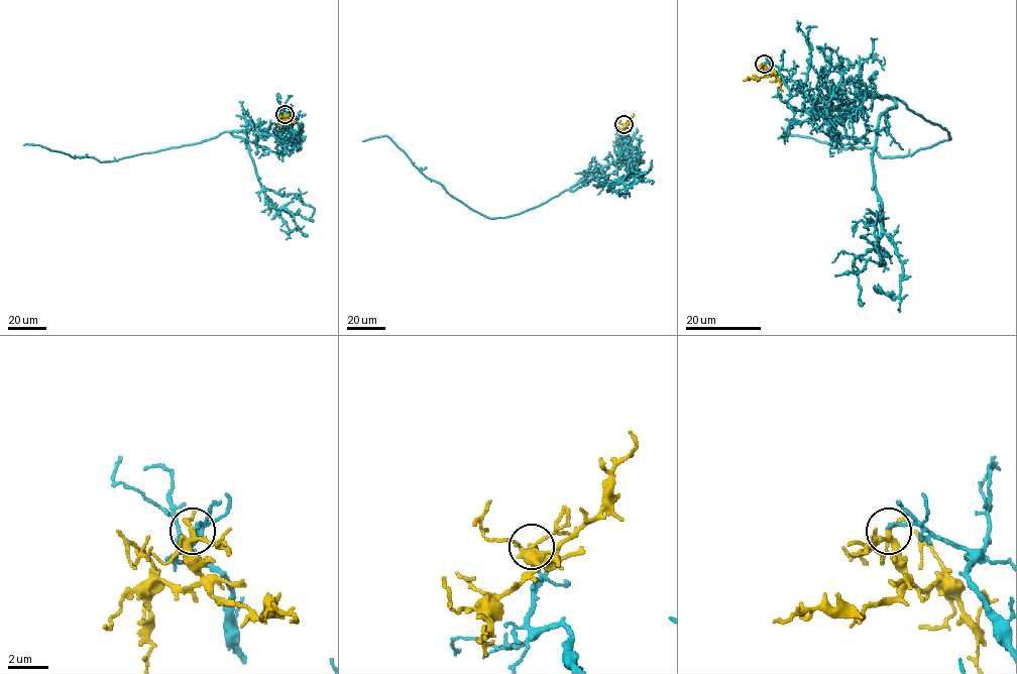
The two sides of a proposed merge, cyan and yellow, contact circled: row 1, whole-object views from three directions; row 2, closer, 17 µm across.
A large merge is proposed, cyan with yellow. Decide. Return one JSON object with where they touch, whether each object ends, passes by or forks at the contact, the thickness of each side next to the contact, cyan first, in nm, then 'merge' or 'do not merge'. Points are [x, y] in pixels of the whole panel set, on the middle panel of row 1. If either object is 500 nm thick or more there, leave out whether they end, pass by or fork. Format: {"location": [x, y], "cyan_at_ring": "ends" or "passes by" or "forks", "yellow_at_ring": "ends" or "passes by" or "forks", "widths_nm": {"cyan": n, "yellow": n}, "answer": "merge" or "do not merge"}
{"location": [624, 124], "cyan_at_ring": "ends", "yellow_at_ring": "forks", "widths_nm": {"cyan": 140, "yellow": 220}, "answer": "do not merge"}

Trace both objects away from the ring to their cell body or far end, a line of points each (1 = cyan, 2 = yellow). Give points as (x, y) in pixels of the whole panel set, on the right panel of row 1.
1: (764, 63), (779, 68), (794, 109), (888, 96), (950, 139), (882, 157), (787, 130), (798, 124)
2: (764, 64), (767, 73), (764, 76), (743, 81)

